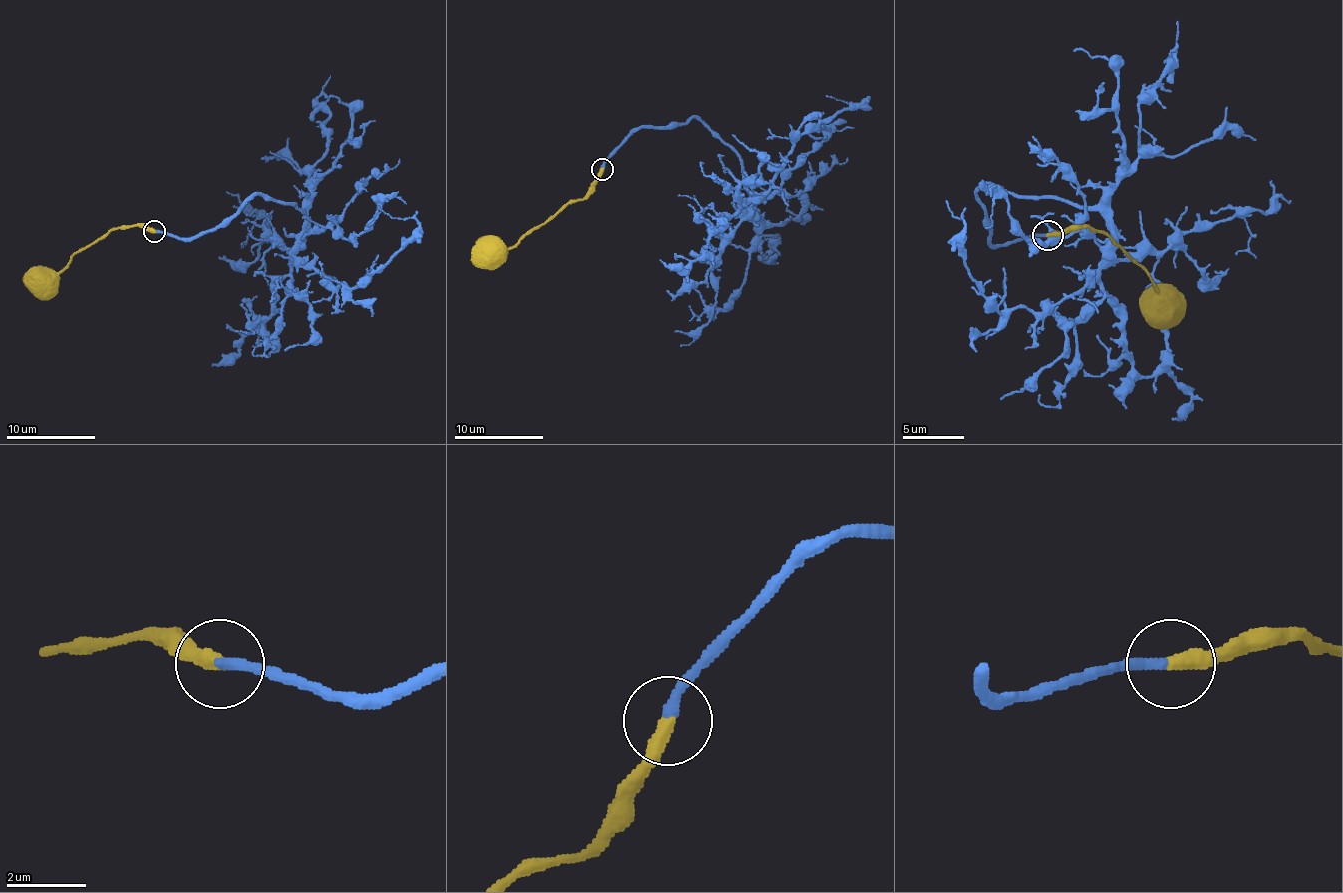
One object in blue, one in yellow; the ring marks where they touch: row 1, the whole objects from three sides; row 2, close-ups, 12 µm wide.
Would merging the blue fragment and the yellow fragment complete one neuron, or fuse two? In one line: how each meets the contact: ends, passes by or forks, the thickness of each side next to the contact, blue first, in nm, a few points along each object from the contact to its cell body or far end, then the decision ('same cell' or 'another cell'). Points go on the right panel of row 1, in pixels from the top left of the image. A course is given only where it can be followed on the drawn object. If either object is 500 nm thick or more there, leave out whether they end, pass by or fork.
blue ends; yellow ends; calibres 280 and 400 nm; course blue (1046, 234), (991, 243), (976, 198), (1071, 201), (1111, 234), (1071, 296), (1004, 314), (945, 201); course yellow (1046, 234), (1089, 228), (1102, 231), (1154, 283), (1160, 302); same cell

